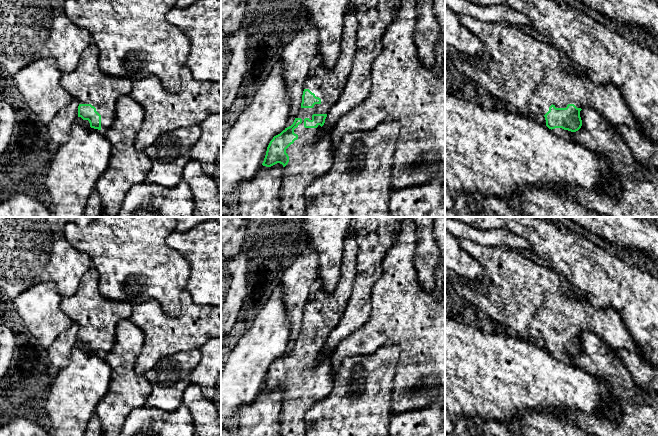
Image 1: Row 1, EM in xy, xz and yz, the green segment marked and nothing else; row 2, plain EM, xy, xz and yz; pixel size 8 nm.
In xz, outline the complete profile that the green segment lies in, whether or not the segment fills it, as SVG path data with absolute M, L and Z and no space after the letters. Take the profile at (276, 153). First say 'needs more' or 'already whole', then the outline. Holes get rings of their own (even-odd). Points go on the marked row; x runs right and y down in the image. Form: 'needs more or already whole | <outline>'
needs more | M352 2L349 10L344 17L344 29L343 36L340 44L340 55L336 64L332 69L328 69L322 62L317 66L315 74L308 76L304 83L304 91L302 95L302 103L299 112L296 114L293 124L285 128L280 134L273 137L270 141L263 166L271 167L277 163L280 163L284 167L282 175L282 184L280 187L280 210L285 217L305 217L306 214L306 202L305 202L305 190L306 188L319 176L326 173L332 166L334 158L334 148L331 141L331 132L320 135L322 126L325 123L325 119L329 110L338 101L352 70L352 63L354 61L355 53L357 50L357 29L358 21L356 14L352 7Z

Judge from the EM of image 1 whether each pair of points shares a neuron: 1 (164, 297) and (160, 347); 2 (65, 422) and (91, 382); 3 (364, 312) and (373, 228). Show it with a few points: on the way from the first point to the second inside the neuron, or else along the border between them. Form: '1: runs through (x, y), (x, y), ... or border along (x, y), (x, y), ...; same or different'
1: border along (141, 302), (155, 300), (171, 316), (182, 307); different
2: runs through (69, 412), (70, 403), (81, 392); same
3: runs through (364, 291), (364, 280), (369, 271), (371, 249); same

